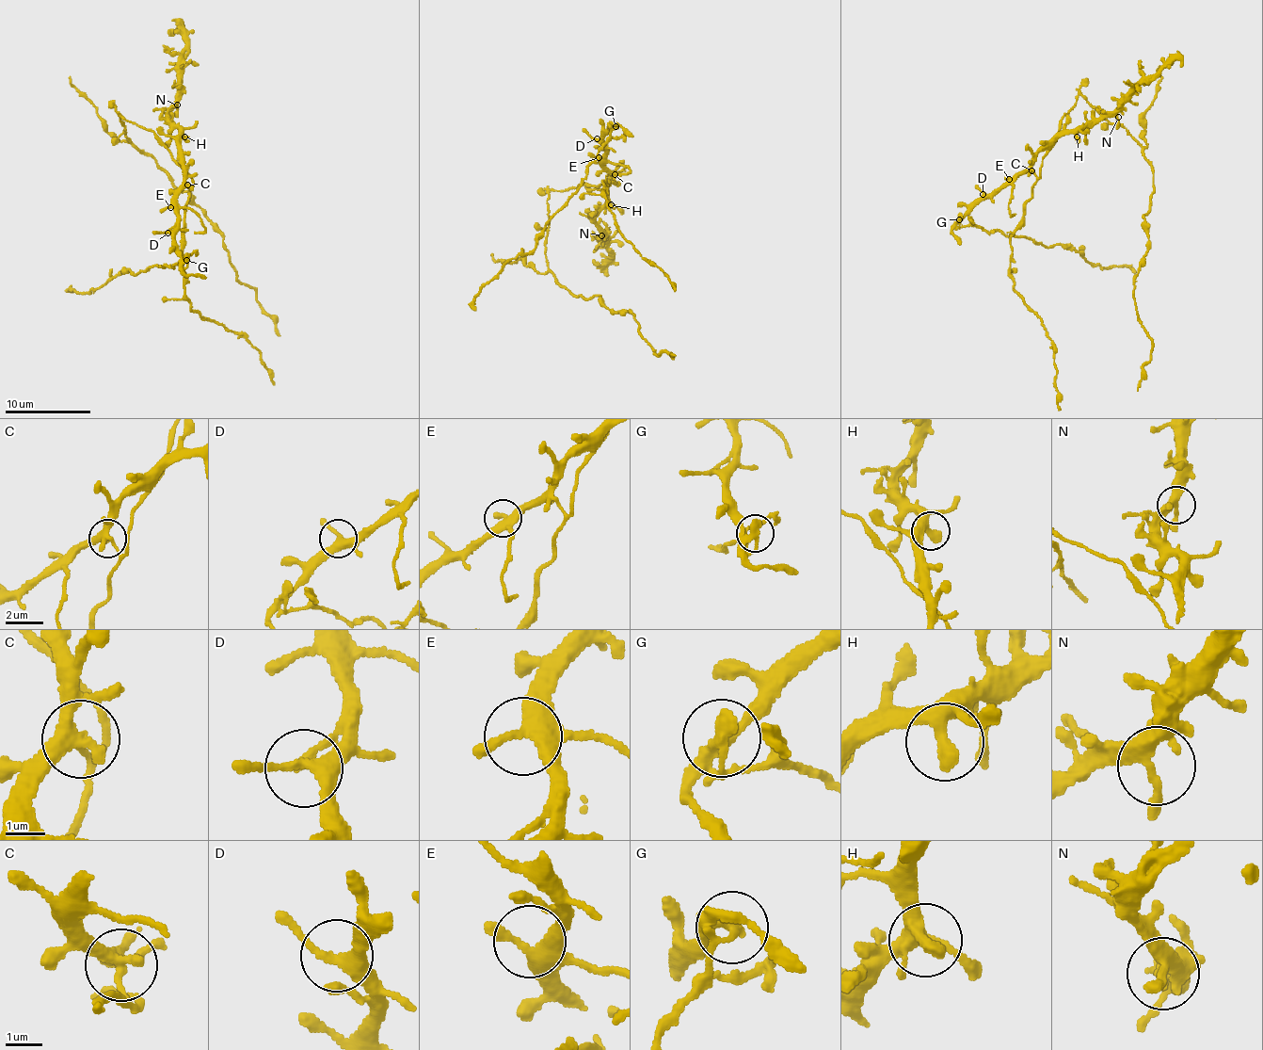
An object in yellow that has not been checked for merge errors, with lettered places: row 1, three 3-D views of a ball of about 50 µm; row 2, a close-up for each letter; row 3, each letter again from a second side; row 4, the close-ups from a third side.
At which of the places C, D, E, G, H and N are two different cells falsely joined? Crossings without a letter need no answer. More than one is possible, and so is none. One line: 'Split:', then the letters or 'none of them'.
Split: C, G

